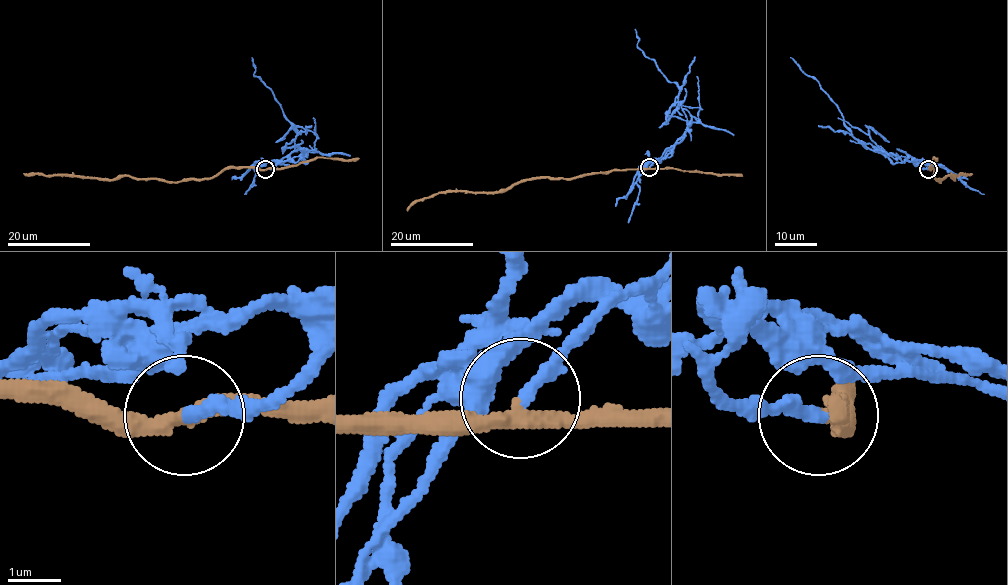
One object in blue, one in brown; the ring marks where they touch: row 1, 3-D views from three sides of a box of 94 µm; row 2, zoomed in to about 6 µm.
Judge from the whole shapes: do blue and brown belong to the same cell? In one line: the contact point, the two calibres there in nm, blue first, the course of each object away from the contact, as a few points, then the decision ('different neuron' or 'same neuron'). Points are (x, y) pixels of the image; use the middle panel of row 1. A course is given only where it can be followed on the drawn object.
place (649, 167); calibres 280 and 280 nm; course blue (649, 167), (683, 139), (687, 119), (678, 100), (680, 89), (637, 46), (635, 29); course brown (649, 167), (573, 177), (523, 179), (498, 192), (435, 193), (416, 200), (407, 210); different neuron

